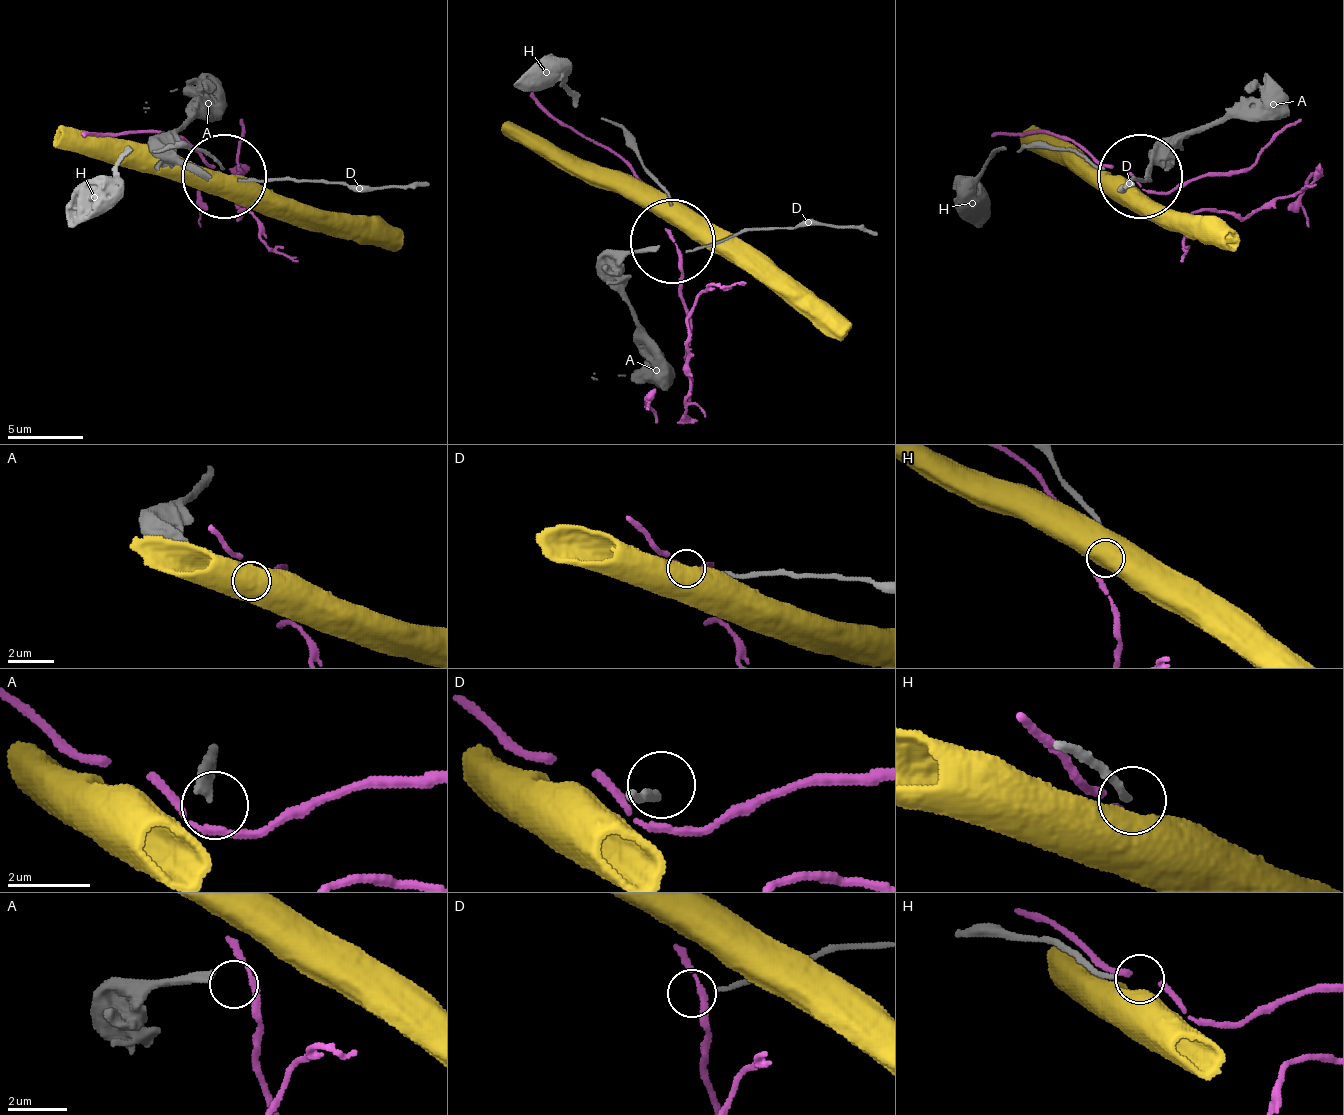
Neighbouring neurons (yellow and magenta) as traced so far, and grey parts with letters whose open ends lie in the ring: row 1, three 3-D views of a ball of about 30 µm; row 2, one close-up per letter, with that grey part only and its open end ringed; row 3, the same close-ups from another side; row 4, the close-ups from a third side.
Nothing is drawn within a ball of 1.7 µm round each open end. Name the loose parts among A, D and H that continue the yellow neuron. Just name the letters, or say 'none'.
none

